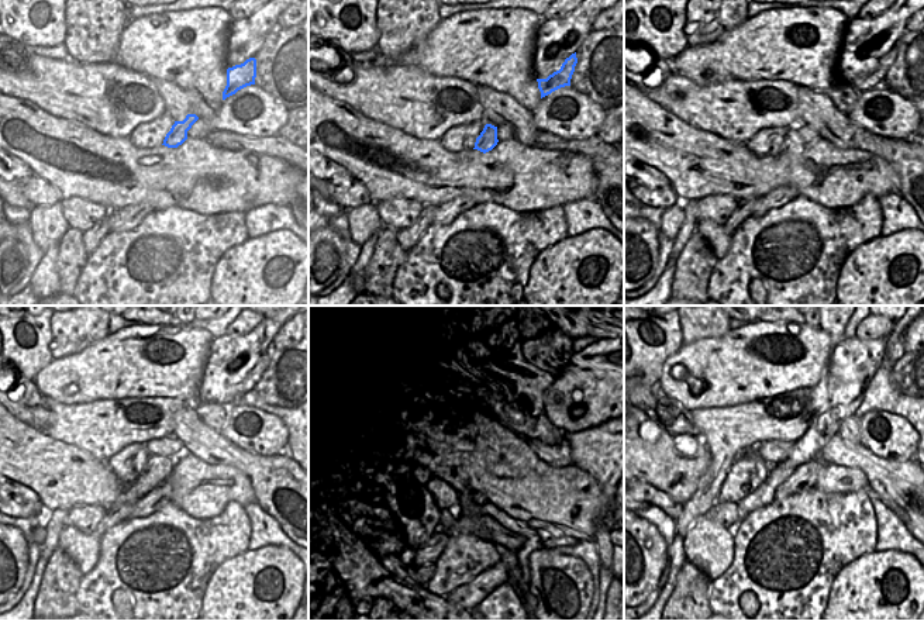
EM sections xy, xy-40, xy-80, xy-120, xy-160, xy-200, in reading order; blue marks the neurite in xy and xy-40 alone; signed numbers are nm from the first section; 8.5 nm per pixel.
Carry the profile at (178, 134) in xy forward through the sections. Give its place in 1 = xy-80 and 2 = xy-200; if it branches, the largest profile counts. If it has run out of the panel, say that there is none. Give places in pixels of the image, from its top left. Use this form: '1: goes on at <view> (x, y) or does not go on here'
1: goes on at xy-80 (793, 144)
2: goes on at xy-200 (764, 494)

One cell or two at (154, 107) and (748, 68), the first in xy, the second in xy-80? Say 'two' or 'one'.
two

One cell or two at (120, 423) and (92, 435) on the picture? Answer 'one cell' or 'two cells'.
one cell

